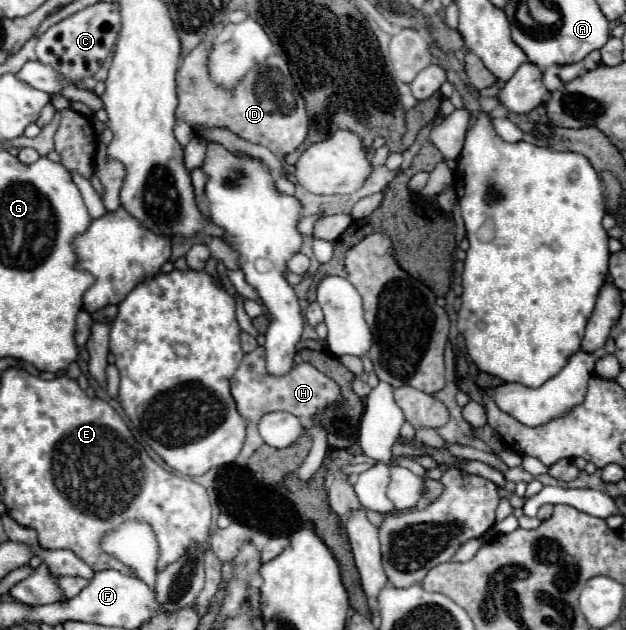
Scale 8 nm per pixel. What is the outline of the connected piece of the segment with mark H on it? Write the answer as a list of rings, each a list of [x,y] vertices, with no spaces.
[[[258,346],[254,352],[244,356],[236,374],[230,380],[230,386],[232,386],[232,396],[236,400],[238,412],[248,420],[248,436],[240,452],[242,460],[248,460],[262,446],[262,438],[256,430],[256,422],[258,418],[262,418],[262,414],[284,410],[296,414],[302,420],[308,420],[316,412],[340,400],[340,386],[334,380],[330,380],[326,374],[322,374],[318,368],[310,366],[310,362],[294,364],[290,368],[290,374],[284,374],[282,378],[274,378],[272,374],[266,374],[266,354],[262,346]]]

